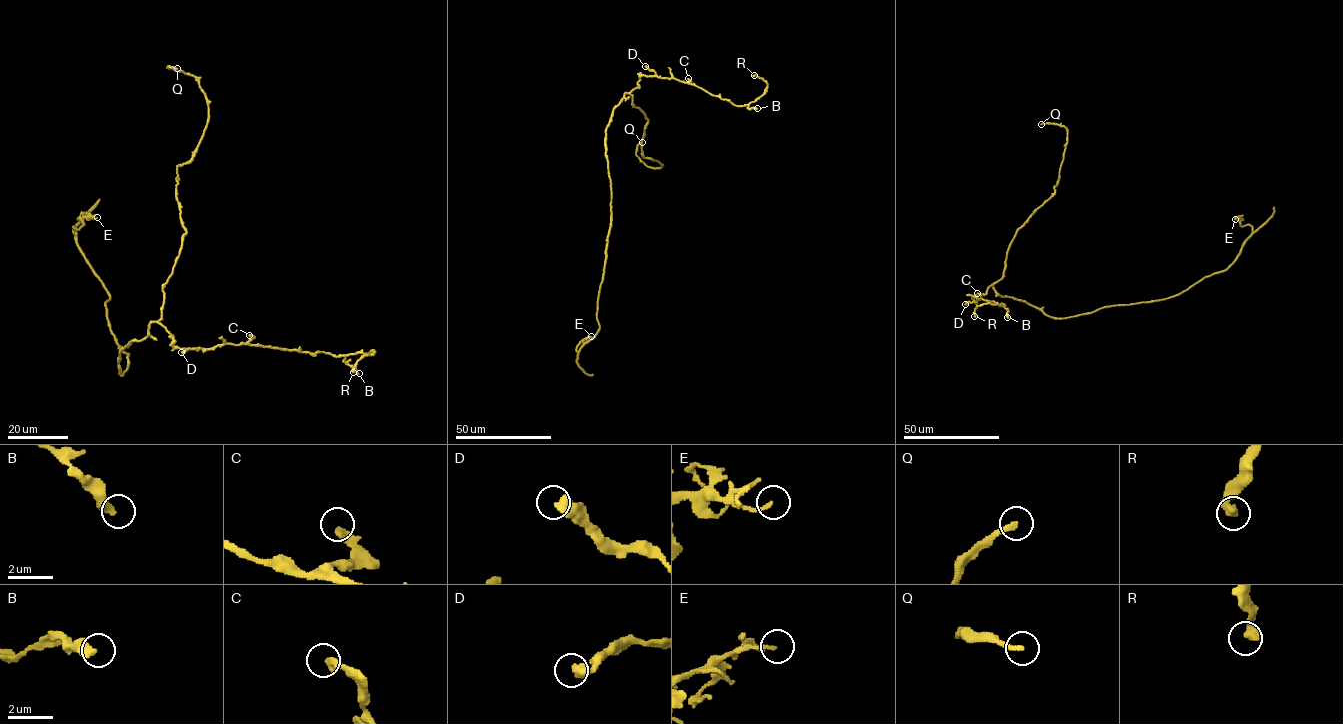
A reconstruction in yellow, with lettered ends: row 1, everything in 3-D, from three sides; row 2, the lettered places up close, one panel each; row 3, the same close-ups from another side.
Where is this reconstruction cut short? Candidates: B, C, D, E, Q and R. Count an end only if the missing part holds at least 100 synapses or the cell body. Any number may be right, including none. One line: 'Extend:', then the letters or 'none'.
Extend: none

